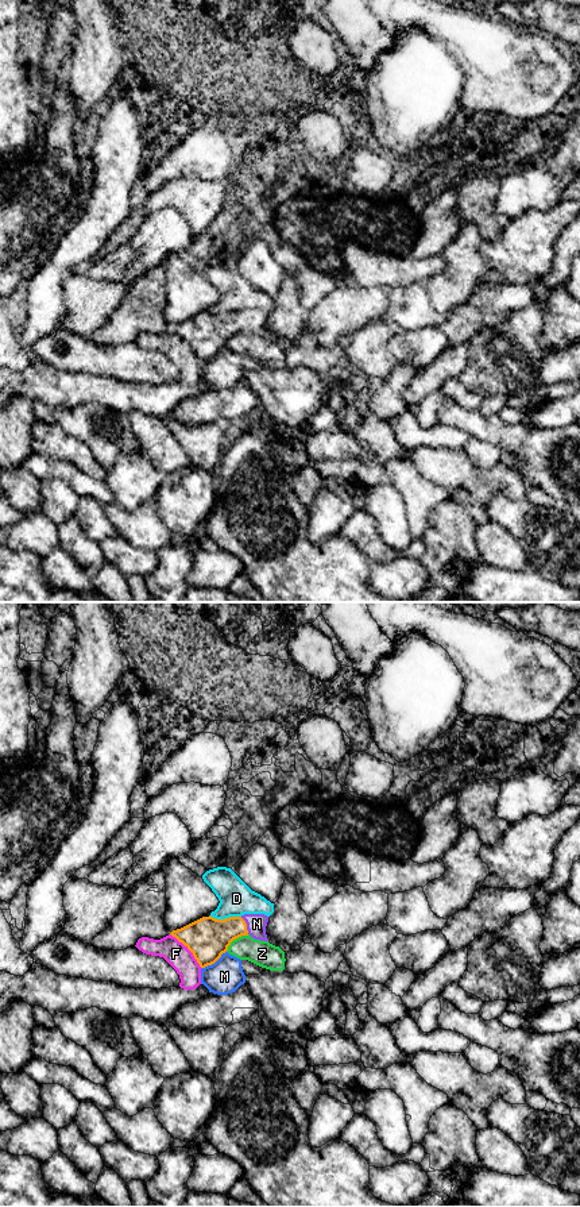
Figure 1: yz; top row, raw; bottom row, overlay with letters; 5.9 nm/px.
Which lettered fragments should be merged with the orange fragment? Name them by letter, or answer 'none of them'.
N

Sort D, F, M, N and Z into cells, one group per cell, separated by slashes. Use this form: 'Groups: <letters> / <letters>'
Groups: D / F / M / N / Z

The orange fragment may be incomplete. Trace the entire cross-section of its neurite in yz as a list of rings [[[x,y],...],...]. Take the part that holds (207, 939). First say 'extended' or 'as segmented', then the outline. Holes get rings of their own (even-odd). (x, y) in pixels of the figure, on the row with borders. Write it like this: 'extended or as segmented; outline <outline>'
extended; outline [[[244,914],[216,919],[202,917],[170,934],[182,942],[194,956],[201,968],[214,964],[228,950],[231,942],[241,936],[268,941],[264,914]]]

